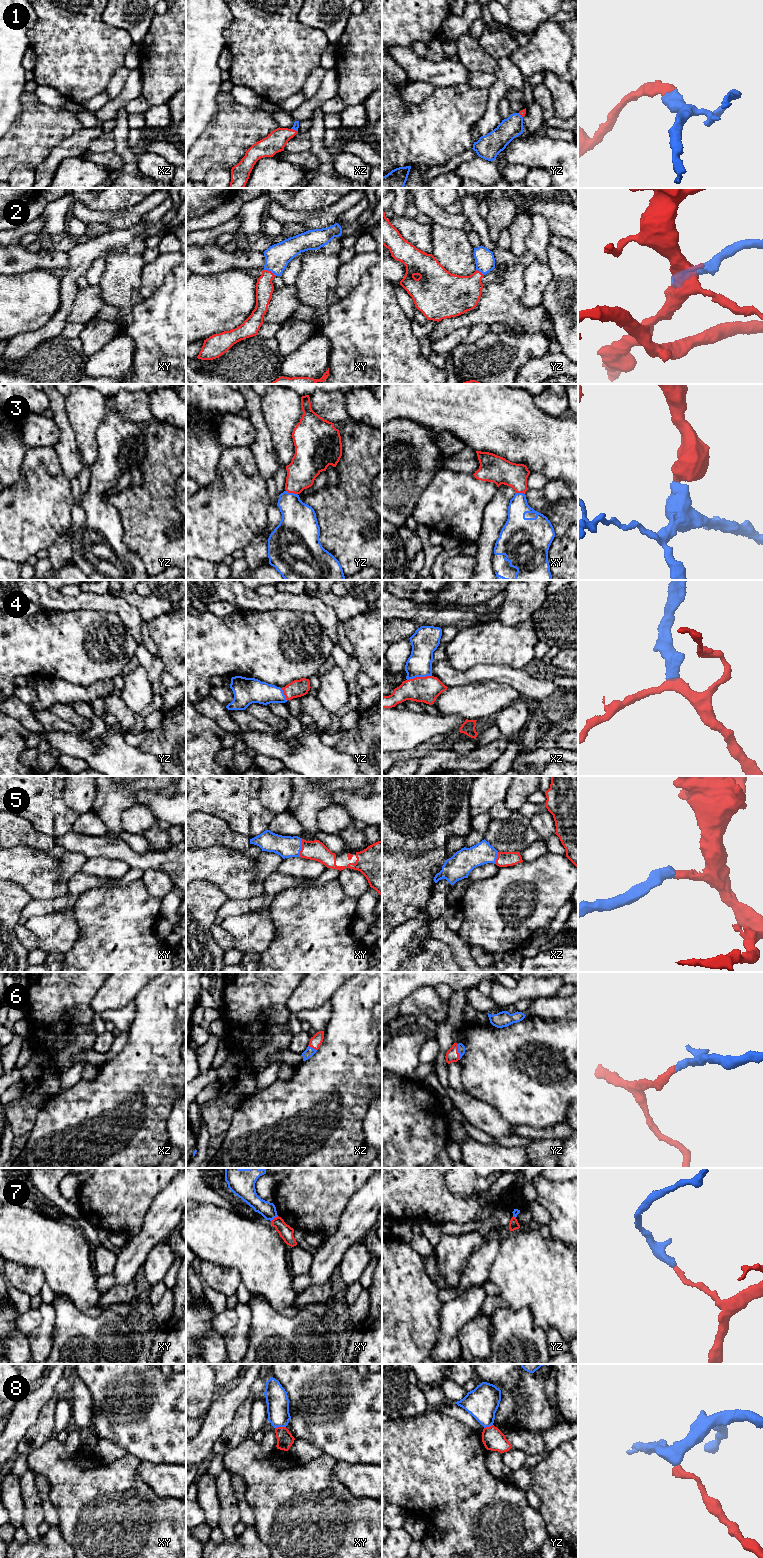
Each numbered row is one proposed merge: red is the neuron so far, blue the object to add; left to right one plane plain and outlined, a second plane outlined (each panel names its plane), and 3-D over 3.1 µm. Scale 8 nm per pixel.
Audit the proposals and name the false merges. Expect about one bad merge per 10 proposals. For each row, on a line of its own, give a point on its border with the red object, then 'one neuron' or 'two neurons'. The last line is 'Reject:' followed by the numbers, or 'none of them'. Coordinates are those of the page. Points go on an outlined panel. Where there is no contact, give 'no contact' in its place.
1: contact xz (294, 130); one neuron
2: contact xy (270, 271); one neuron
3: contact yz (292, 492); one neuron
4: contact xz (419, 677); one neuron
5: contact xy (302, 848); one neuron
6: contact yz (457, 1052); one neuron
7: contact xy (273, 1219); two neurons
8: contact xy (280, 1427); two neurons
Reject: 7, 8

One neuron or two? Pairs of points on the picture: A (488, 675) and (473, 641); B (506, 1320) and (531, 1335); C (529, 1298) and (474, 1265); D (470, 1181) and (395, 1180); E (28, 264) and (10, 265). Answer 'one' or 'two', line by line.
A: two
B: one
C: two
D: two
E: one

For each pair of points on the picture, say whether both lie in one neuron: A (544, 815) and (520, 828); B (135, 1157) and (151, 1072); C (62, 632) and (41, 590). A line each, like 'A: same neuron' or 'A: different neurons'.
A: different neurons
B: same neuron
C: different neurons

